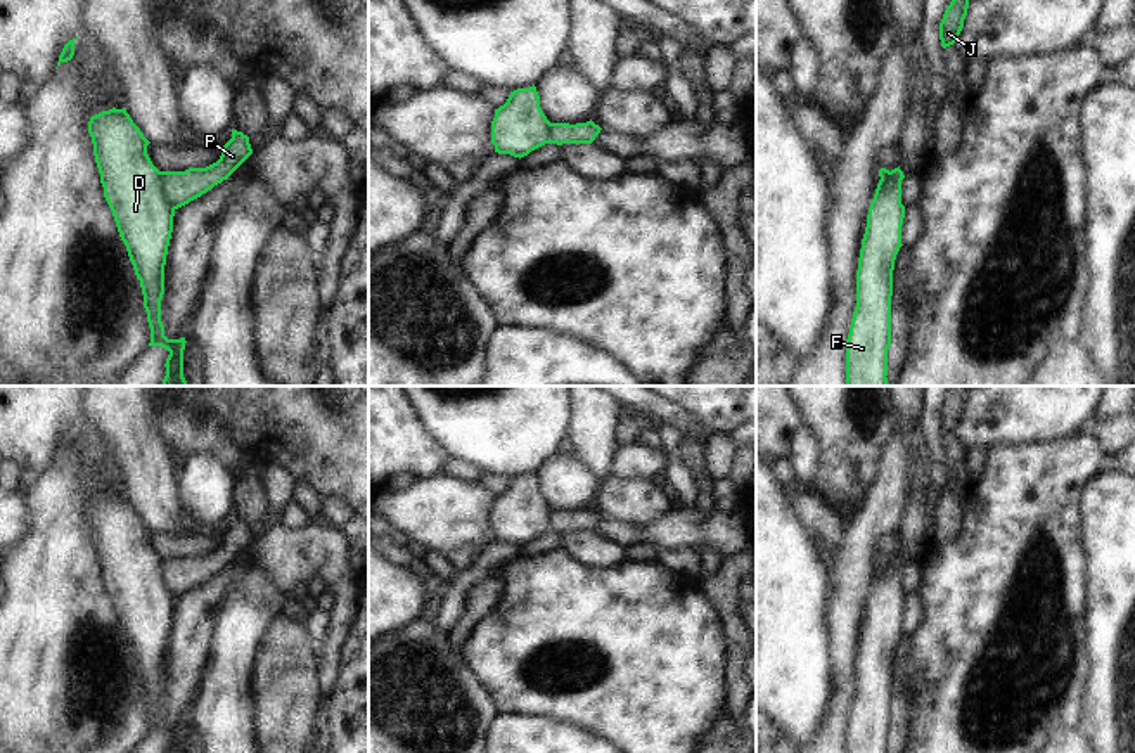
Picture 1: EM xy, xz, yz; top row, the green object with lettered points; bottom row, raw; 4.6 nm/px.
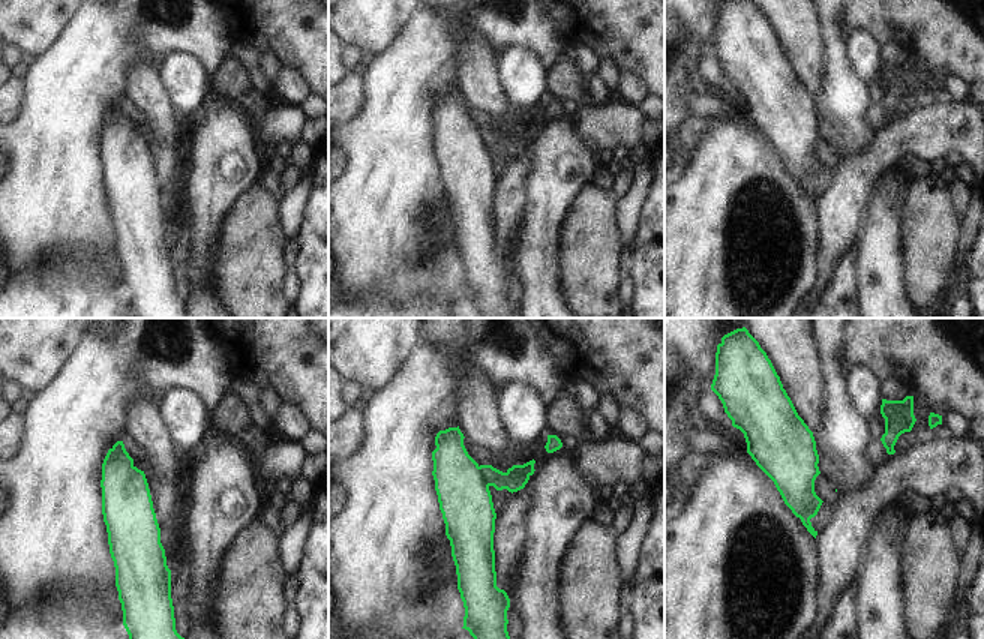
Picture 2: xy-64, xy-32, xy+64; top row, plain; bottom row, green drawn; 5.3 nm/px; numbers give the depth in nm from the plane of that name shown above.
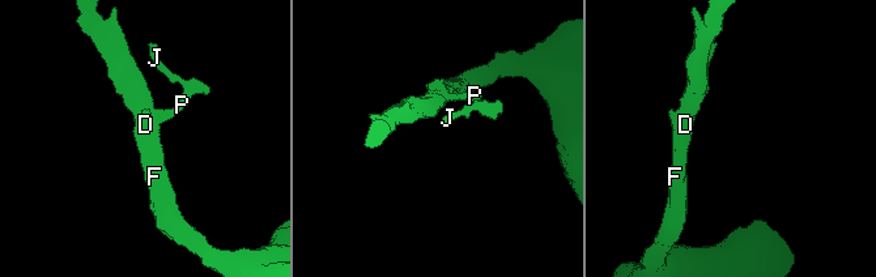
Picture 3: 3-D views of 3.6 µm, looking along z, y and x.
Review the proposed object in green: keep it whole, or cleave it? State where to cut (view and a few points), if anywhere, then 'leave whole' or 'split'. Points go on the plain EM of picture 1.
xy (160, 559), (160, 577), (175, 596) | split

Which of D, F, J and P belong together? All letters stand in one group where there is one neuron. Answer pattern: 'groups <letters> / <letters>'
groups D F / J P

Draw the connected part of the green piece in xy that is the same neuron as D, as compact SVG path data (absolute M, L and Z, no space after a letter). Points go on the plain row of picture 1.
M109 497L90 505L88 521L121 628L140 668L151 715L149 734L170 739L164 753L183 753L185 725L168 727L161 710L164 653L173 620L175 595L161 575L161 559L152 552L151 531L126 497Z

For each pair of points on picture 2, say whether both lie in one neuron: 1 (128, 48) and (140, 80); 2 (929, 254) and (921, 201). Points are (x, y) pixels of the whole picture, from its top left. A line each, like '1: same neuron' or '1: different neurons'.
1: different neurons
2: same neuron

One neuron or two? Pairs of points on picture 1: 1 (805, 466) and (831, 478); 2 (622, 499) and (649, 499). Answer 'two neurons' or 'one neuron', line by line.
1: two neurons
2: one neuron

